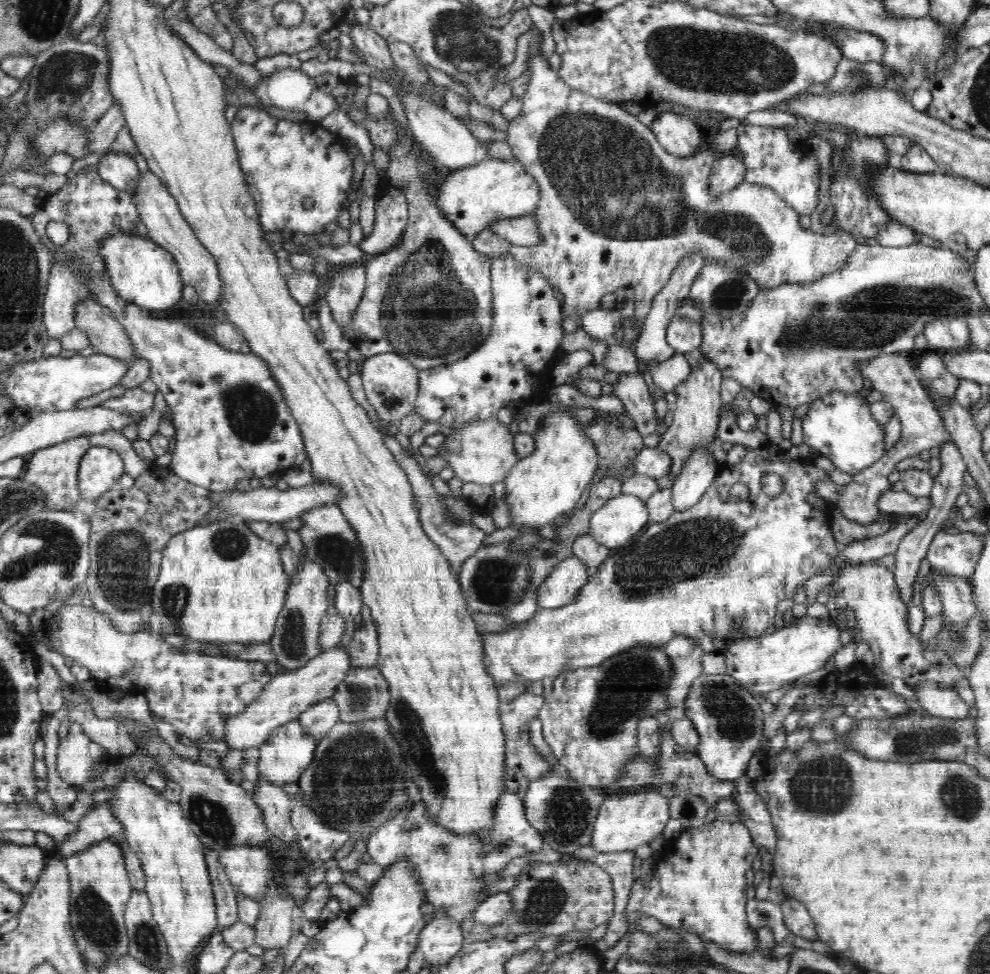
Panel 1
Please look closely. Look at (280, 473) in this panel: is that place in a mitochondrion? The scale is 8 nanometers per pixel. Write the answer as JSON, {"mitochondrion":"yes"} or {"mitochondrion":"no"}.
{"mitochondrion":"no"}

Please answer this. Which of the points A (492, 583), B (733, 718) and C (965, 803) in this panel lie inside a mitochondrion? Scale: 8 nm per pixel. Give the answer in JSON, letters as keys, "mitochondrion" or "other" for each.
{"A":"mitochondrion","B":"mitochondrion","C":"mitochondrion"}

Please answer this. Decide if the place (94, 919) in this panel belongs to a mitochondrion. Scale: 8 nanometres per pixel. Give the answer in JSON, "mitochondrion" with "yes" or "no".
{"mitochondrion":"yes"}

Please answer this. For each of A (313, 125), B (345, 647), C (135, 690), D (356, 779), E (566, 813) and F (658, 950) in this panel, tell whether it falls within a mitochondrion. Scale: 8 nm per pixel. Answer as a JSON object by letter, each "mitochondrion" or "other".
{"A":"other","B":"other","C":"other","D":"mitochondrion","E":"mitochondrion","F":"mitochondrion"}

